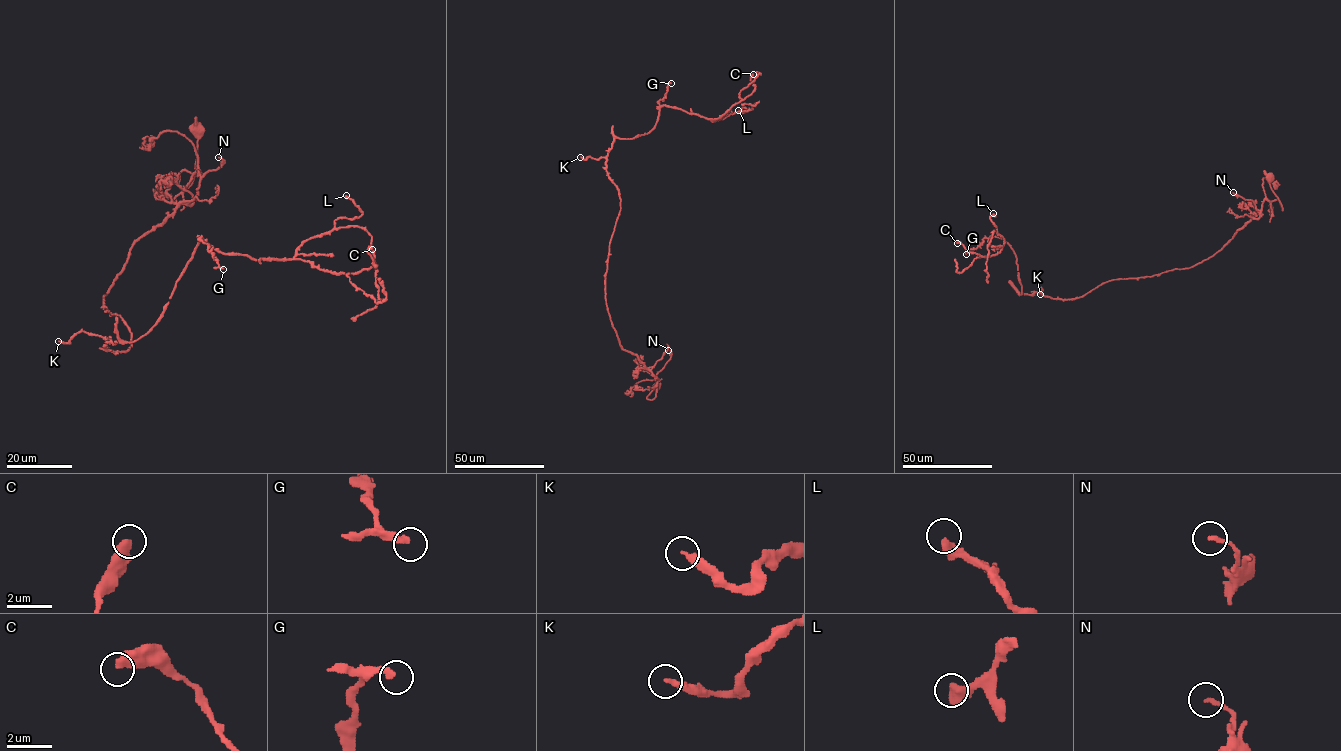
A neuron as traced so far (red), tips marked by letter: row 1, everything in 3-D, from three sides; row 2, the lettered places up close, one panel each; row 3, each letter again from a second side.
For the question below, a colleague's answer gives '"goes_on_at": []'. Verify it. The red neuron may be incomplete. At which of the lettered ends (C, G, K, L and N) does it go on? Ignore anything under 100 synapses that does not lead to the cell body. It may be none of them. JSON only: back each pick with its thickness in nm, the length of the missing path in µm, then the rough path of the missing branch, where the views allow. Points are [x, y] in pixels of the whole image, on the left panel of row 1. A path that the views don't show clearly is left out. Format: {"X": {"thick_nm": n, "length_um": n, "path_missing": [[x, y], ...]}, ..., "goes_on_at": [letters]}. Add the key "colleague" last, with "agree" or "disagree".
{"goes_on_at": [], "colleague": "agree"}

